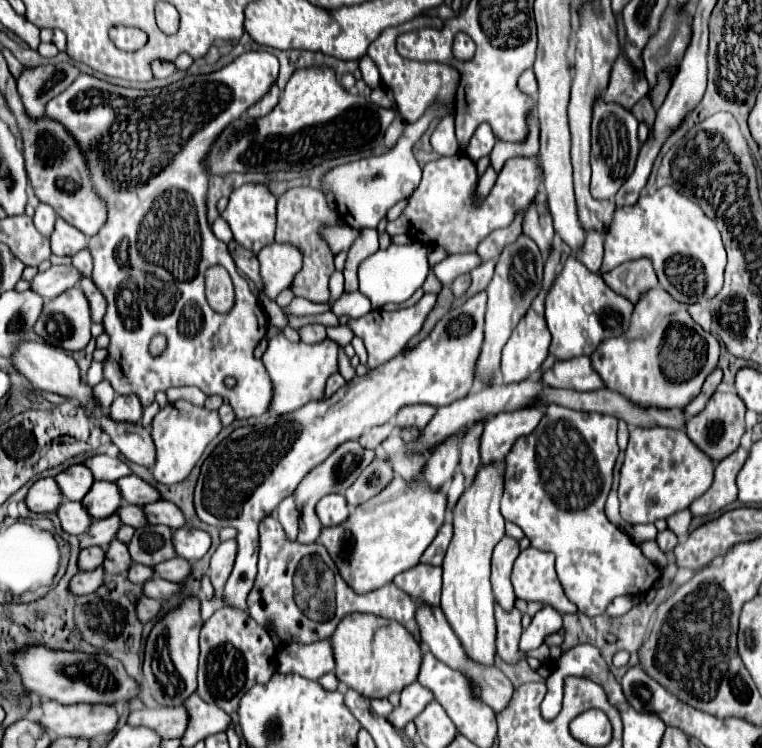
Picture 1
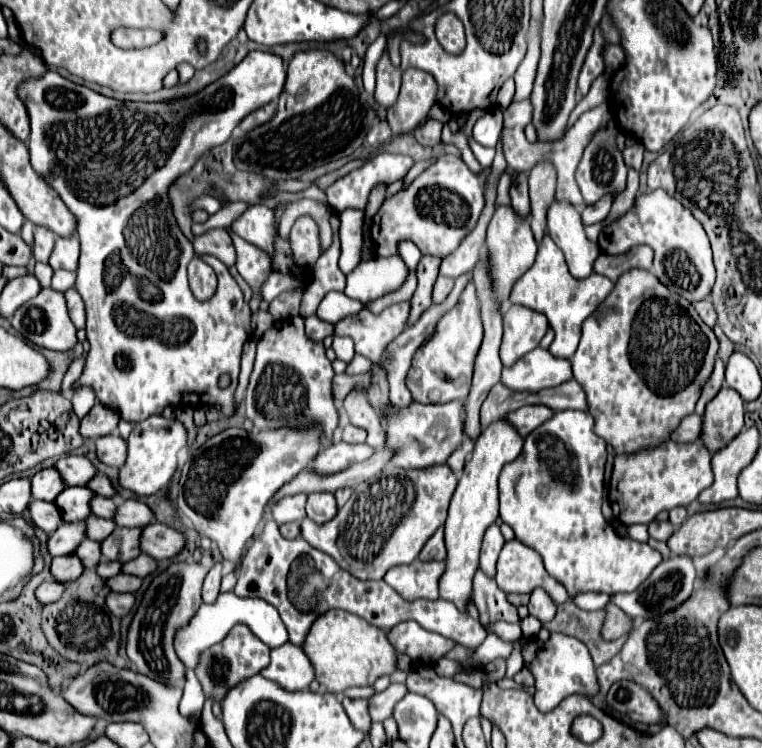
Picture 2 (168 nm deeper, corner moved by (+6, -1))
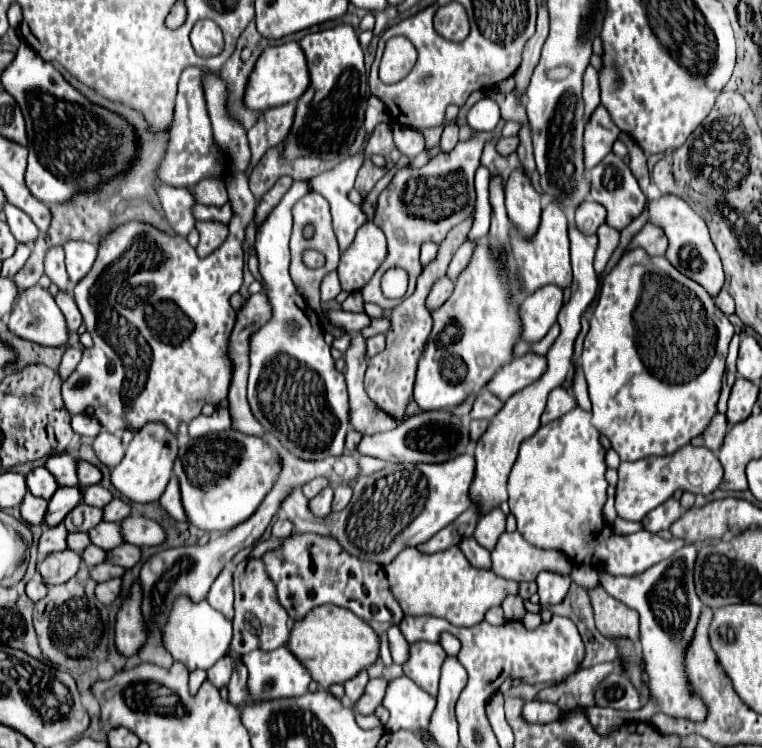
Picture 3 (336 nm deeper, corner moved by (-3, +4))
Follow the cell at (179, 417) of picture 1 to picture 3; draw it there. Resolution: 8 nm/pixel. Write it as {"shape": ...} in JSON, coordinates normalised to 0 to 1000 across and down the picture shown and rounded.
{"shape":[[[192,567],[186,575],[176,580],[173,591],[163,604],[160,618],[152,626],[147,626],[144,631],[147,650],[171,671],[178,671],[178,674],[205,671],[213,663],[220,642],[226,639],[231,599],[234,599],[231,583],[226,583],[218,572],[213,572],[213,567]]]}

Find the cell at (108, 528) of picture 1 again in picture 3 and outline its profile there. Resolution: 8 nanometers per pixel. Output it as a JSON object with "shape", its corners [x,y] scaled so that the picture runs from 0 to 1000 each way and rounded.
{"shape":[[[76,701],[76,703],[68,703],[68,706],[60,706],[50,722],[50,743],[58,746],[68,738],[76,738],[76,735],[84,735],[87,733],[87,714],[89,709],[84,706],[84,701]]]}

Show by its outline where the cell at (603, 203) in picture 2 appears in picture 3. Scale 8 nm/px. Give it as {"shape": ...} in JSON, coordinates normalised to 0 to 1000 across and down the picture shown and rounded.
{"shape":[[[769,267],[756,281],[756,305],[772,316],[772,313],[780,313],[787,299],[793,299],[793,278],[787,278],[787,273],[777,267]]]}

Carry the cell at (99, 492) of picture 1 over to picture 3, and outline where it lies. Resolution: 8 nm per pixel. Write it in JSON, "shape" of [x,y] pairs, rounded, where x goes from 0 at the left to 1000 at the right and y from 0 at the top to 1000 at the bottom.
{"shape":[[[76,652],[63,668],[63,682],[58,690],[60,703],[73,703],[84,695],[84,690],[105,671],[105,652]]]}

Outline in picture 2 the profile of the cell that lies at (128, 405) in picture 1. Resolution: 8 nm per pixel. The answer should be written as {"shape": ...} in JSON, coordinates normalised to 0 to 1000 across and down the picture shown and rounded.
{"shape":[[[125,539],[125,544],[106,560],[109,584],[135,584],[154,574],[159,555],[154,547],[140,544],[135,539]]]}

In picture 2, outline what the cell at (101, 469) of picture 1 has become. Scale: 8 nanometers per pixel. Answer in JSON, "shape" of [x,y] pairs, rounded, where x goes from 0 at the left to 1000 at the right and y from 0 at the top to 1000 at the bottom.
{"shape":[[[85,608],[72,619],[72,624],[88,648],[114,648],[130,632],[112,608]]]}

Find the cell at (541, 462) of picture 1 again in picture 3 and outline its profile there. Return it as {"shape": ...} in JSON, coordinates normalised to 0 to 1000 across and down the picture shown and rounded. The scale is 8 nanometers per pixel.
{"shape":[[[756,543],[751,551],[735,556],[732,561],[724,561],[724,564],[709,570],[698,586],[690,586],[682,594],[680,615],[675,618],[675,626],[667,639],[669,684],[677,690],[680,711],[688,717],[688,722],[693,722],[696,727],[701,727],[706,733],[735,735],[756,754],[774,754],[774,757],[790,754],[795,765],[808,767],[808,770],[811,767],[819,767],[819,770],[840,767],[840,765],[850,762],[853,757],[858,757],[861,751],[882,743],[900,725],[892,719],[871,722],[864,714],[856,714],[848,709],[840,709],[840,711],[824,714],[824,717],[811,717],[793,698],[790,676],[795,671],[795,652],[798,652],[798,644],[793,639],[795,602],[787,596],[787,591],[785,591],[787,580],[782,578],[782,572],[777,572],[774,559],[777,559],[774,551],[766,551]]]}

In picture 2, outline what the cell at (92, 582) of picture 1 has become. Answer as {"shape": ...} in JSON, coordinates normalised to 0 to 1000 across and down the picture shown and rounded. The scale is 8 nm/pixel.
{"shape":[[[62,774],[59,779],[54,779],[51,782],[51,787],[49,787],[49,798],[51,798],[51,803],[54,806],[72,806],[72,803],[77,803],[77,798],[83,798],[83,793],[85,793],[85,782],[80,779],[80,777],[72,777],[72,774]]]}

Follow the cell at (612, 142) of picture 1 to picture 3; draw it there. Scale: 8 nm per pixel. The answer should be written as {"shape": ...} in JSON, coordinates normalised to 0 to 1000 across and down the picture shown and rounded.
{"shape":[[[798,206],[782,225],[774,227],[777,235],[777,267],[790,273],[795,278],[795,299],[808,305],[808,307],[819,307],[819,302],[824,302],[832,291],[837,291],[848,275],[848,262],[840,254],[835,238],[829,235],[824,219],[819,219],[808,206]]]}

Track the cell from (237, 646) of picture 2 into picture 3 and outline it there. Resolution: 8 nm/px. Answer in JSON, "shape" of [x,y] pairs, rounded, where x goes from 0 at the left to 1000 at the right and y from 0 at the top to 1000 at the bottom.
{"shape":[[[323,746],[318,749],[310,762],[307,762],[307,853],[304,853],[304,866],[310,872],[323,874],[328,869],[360,869],[367,866],[378,858],[381,850],[381,824],[378,818],[367,810],[365,797],[362,797],[362,781],[354,775],[349,767],[344,746]]]}

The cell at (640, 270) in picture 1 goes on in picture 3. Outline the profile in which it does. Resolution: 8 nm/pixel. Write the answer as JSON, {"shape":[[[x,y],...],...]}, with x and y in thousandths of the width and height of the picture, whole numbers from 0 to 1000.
{"shape":[[[848,297],[843,307],[829,318],[824,332],[845,332],[853,342],[871,342],[877,329],[877,321],[871,316],[871,307],[856,297]]]}

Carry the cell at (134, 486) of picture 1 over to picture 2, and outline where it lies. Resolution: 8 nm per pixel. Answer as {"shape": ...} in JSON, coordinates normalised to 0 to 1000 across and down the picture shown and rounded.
{"shape":[[[127,635],[114,651],[119,651],[127,662],[133,662],[133,664],[154,664],[154,656],[151,656],[151,651],[146,648],[146,640],[140,638],[140,635]]]}

